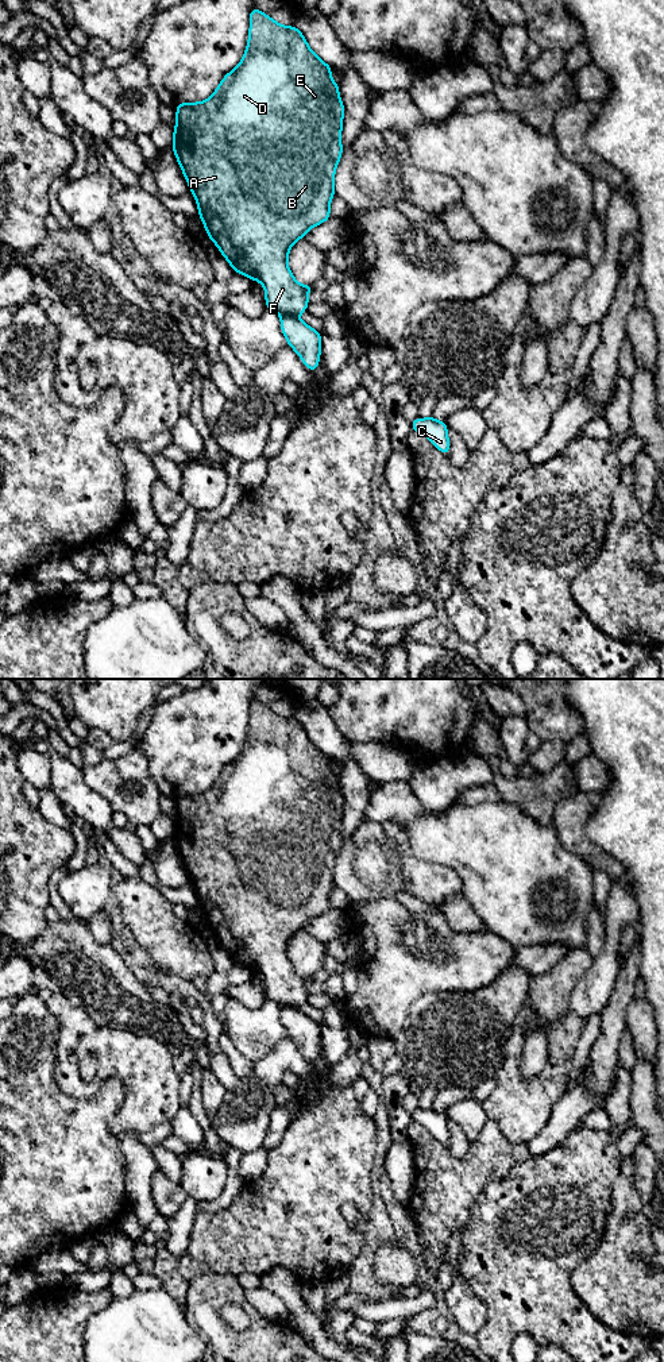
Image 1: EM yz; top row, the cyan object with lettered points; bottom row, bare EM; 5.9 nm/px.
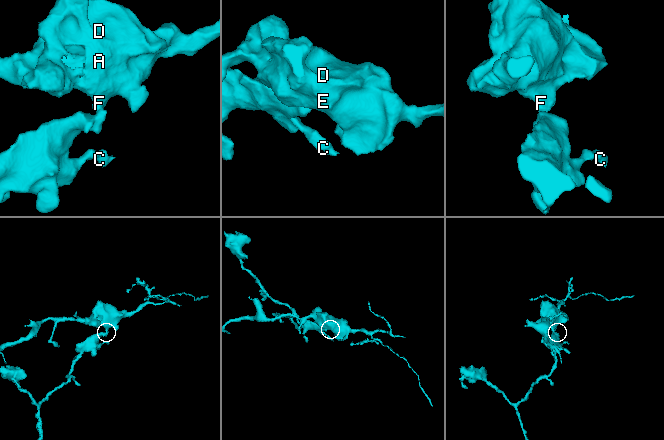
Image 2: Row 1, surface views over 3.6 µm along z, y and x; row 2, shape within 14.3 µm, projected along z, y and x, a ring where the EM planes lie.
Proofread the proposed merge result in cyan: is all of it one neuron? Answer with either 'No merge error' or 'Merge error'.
Merge error

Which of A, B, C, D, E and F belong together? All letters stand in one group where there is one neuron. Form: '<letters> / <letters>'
A B D E F / C

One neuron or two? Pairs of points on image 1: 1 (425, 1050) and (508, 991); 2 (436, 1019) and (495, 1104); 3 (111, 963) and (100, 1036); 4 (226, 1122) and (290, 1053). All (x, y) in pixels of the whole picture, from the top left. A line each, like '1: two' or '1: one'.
1: one
2: two
3: two
4: one

